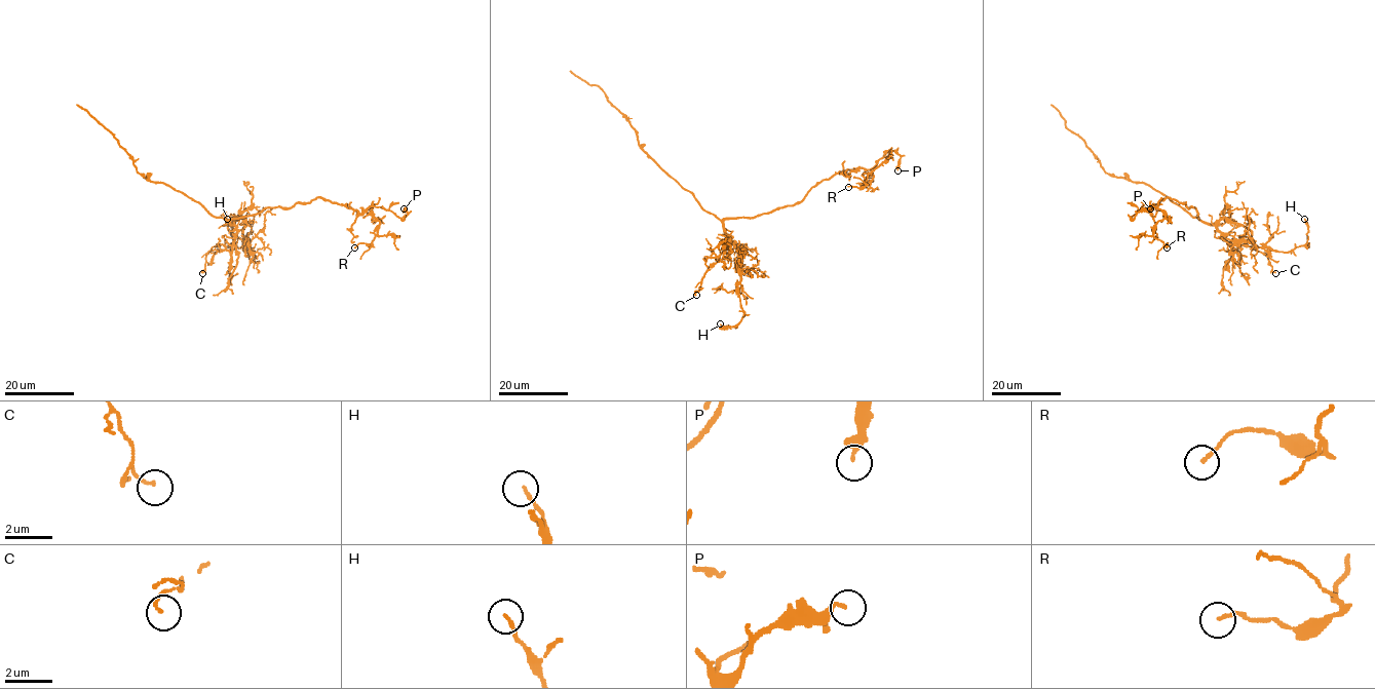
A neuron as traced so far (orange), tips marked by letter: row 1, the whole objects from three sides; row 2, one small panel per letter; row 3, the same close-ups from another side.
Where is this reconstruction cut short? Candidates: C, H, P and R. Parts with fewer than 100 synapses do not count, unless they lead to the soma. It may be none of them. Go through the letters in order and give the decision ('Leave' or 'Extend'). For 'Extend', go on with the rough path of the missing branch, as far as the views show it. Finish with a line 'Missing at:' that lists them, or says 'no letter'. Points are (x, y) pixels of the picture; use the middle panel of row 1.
C: Leave
H: Leave
P: Leave
R: Leave
Missing at: no letter

